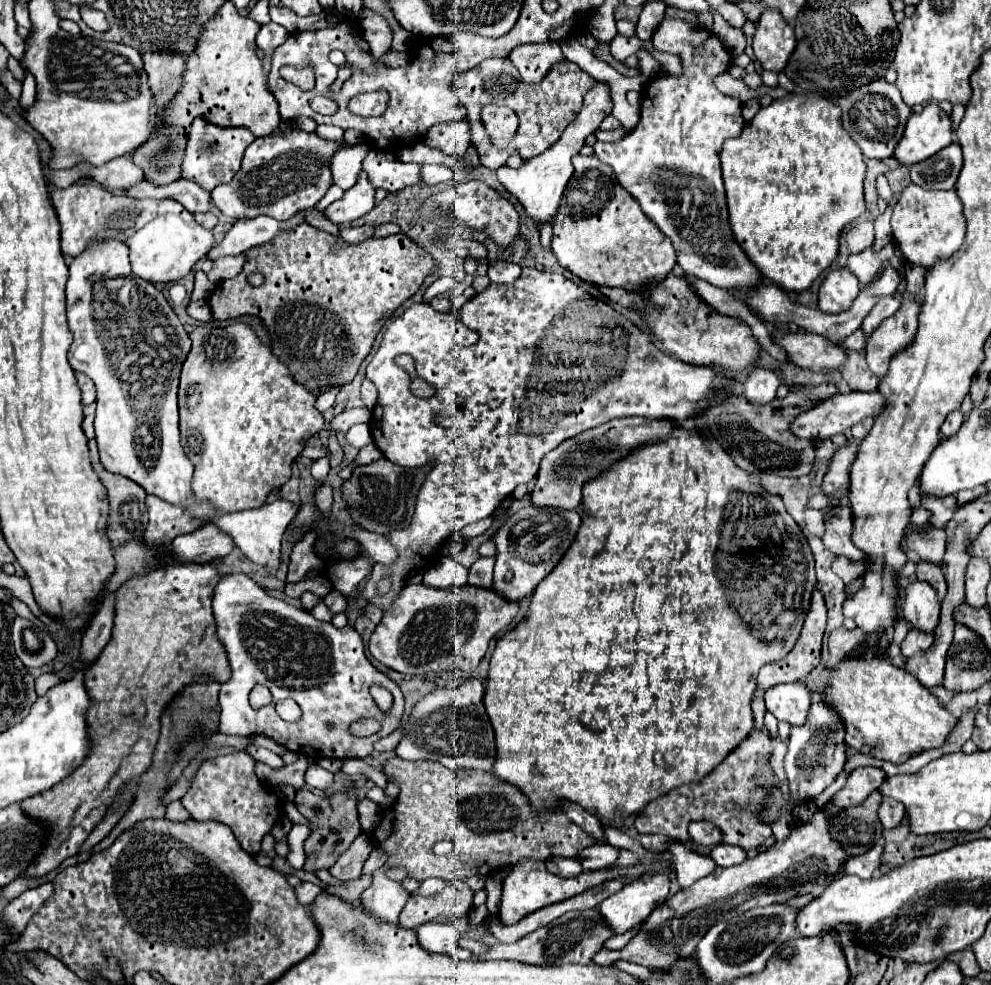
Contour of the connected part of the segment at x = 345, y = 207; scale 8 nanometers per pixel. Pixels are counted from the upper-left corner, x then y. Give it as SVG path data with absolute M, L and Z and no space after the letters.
M360 171L356 185L348 189L340 201L334 201L332 205L326 207L330 221L338 225L338 223L350 223L354 219L360 219L374 207L374 195L376 189L368 181L368 173Z

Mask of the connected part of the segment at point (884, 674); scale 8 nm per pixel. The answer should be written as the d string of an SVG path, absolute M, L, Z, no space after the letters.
M844 659L834 669L824 669L814 681L808 683L812 699L824 699L830 703L846 723L846 745L856 749L858 753L870 755L874 759L904 763L912 755L918 755L928 749L940 749L948 743L950 733L956 729L958 719L924 687L920 681L908 671L890 665L888 661L860 661L860 659Z

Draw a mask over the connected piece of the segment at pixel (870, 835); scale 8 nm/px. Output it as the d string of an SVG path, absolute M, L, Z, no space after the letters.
M874 791L866 797L864 809L846 809L840 815L830 815L832 839L842 845L846 855L862 855L882 837L882 825L876 815L880 801L882 795Z

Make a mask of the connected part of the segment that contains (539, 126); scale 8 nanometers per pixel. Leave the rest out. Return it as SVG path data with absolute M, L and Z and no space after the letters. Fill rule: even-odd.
M508 57L502 59L486 59L468 73L462 73L454 81L454 91L460 99L460 103L468 109L468 123L472 127L472 143L476 145L480 153L482 165L488 169L498 169L506 163L506 159L512 153L520 153L522 159L530 159L534 155L544 153L550 145L554 145L560 137L560 133L576 119L576 113L580 113L580 105L584 101L584 85L586 93L592 85L596 85L596 79L592 79L588 73L584 73L576 63L562 61L562 67L554 67L554 73L548 73L544 79L544 89L530 89L520 81L520 75L512 61ZM486 105L504 105L510 107L520 121L520 129L516 131L516 137L500 149L492 137L488 137L480 111Z

